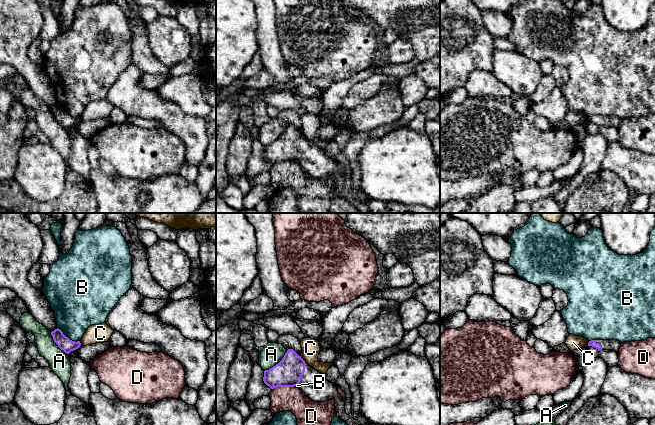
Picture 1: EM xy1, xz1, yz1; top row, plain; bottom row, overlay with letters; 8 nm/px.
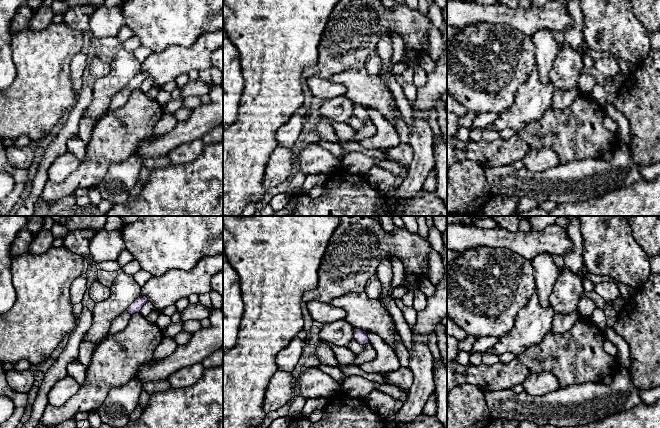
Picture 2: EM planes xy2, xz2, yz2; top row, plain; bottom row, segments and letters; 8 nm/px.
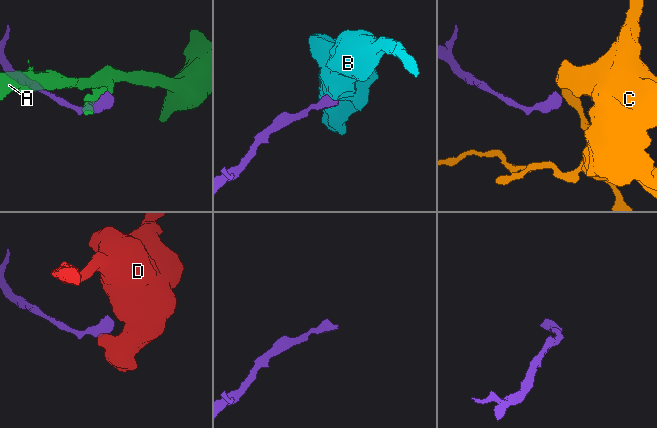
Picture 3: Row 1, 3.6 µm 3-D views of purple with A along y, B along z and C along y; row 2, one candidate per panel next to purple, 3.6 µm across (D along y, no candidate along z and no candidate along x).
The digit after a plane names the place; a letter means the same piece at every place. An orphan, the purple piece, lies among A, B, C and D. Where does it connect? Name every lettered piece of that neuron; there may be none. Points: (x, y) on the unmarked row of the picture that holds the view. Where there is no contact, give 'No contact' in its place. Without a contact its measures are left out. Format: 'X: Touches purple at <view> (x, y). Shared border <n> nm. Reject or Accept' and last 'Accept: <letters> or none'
A: Touches purple at xz1 (278, 139). Shared border 260 nm. Reject
B: Touches purple at xy1 (67, 113). Shared border 220 nm. Reject
C: Touches purple at xz1 (303, 136). Shared border 90 nm. Reject
D: Touches purple at xz1 (282, 162). Shared border 180 nm. Reject
Accept: none

